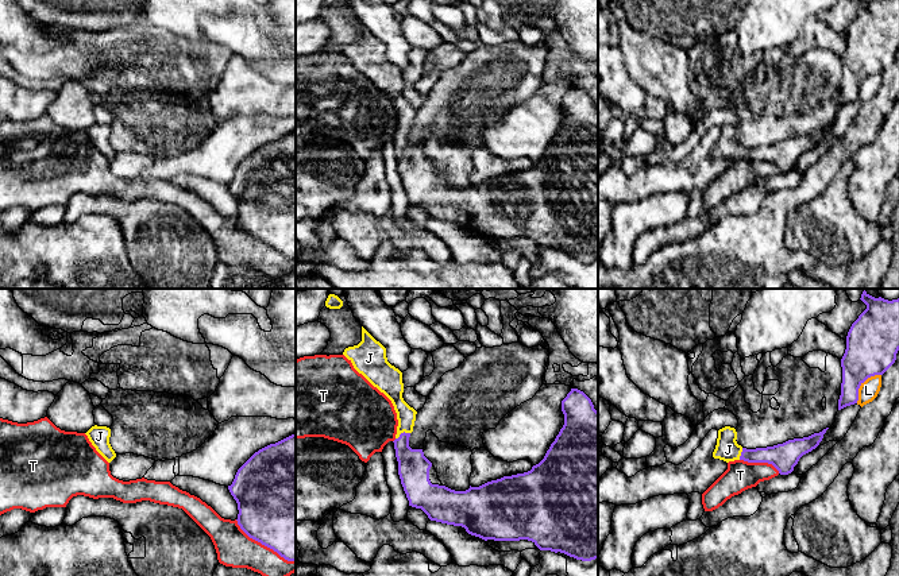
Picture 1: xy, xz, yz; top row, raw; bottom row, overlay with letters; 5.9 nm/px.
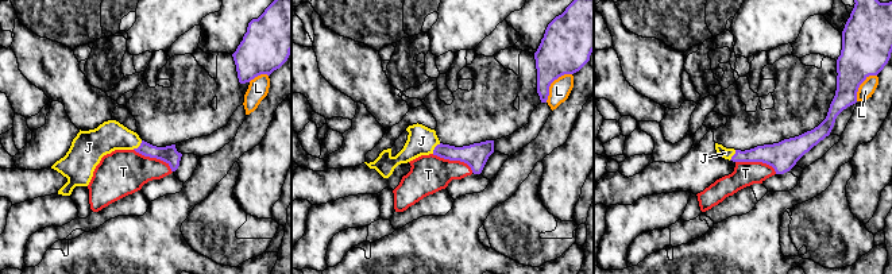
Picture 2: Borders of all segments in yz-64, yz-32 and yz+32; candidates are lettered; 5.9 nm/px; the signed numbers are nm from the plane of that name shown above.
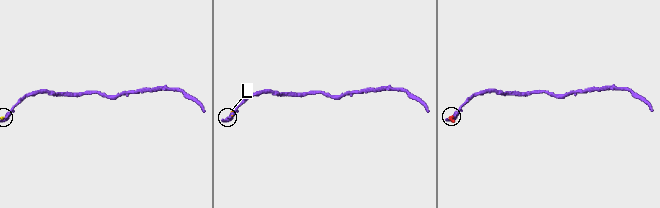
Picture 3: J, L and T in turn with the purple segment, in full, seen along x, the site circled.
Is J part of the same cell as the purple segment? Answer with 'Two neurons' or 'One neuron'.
One neuron

